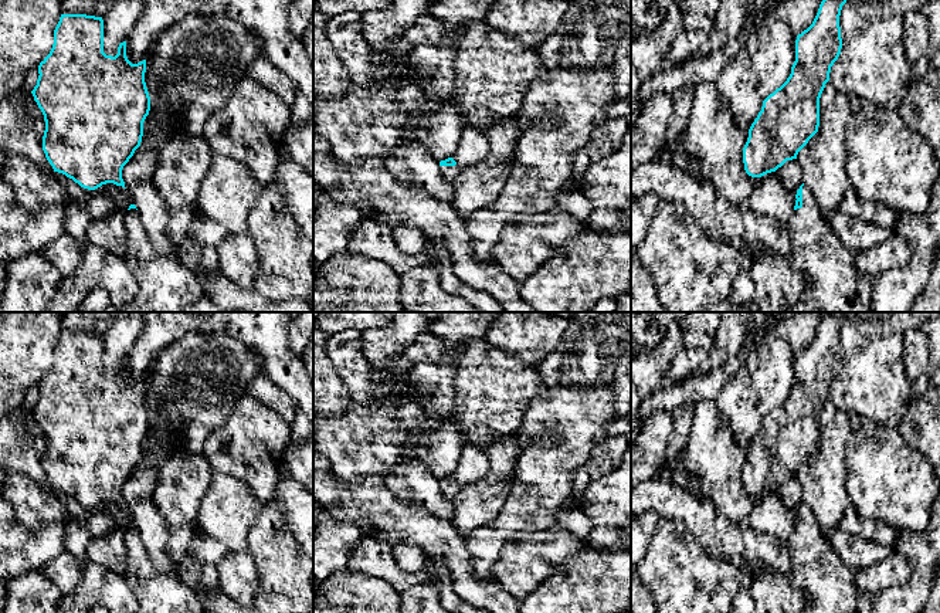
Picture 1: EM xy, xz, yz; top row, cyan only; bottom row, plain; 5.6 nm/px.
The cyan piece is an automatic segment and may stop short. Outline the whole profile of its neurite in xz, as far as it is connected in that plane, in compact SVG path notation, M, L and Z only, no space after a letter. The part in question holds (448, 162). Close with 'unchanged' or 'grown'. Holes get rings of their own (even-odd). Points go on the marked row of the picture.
M452 158L441 160L440 166L441 166L442 177L447 179L448 182L454 182L458 177L458 175L461 173L459 166L457 165L457 162Z; grown

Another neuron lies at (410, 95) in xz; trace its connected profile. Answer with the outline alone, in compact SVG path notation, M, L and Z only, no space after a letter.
M408 78L396 92L394 102L407 109L408 119L415 112L423 116L418 125L408 122L407 126L400 128L396 143L421 142L428 155L438 162L454 156L465 126L486 133L491 126L503 119L488 109L468 109L458 104L449 104L437 112L423 87Z

